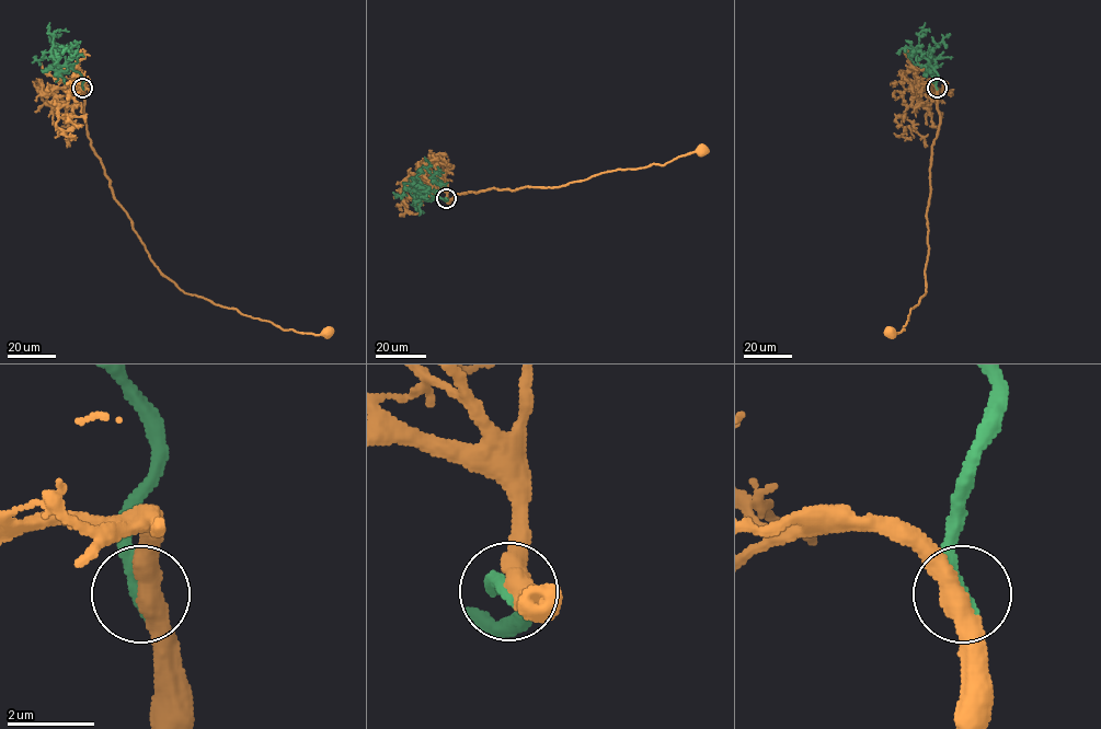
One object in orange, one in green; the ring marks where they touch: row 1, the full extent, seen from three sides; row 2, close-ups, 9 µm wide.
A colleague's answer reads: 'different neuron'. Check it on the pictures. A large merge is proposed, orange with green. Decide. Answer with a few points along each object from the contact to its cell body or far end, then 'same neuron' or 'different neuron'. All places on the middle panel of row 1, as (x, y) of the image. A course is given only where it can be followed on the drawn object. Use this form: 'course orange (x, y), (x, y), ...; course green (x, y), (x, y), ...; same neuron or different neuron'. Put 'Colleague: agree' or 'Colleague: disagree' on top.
Colleague: disagree
course orange (446, 198), (448, 203), (455, 194), (492, 187), (511, 191), (564, 186), (607, 172), (664, 164), (701, 149); course green (446, 198), (425, 192), (416, 197), (404, 184), (420, 192), (429, 192); same neuron

